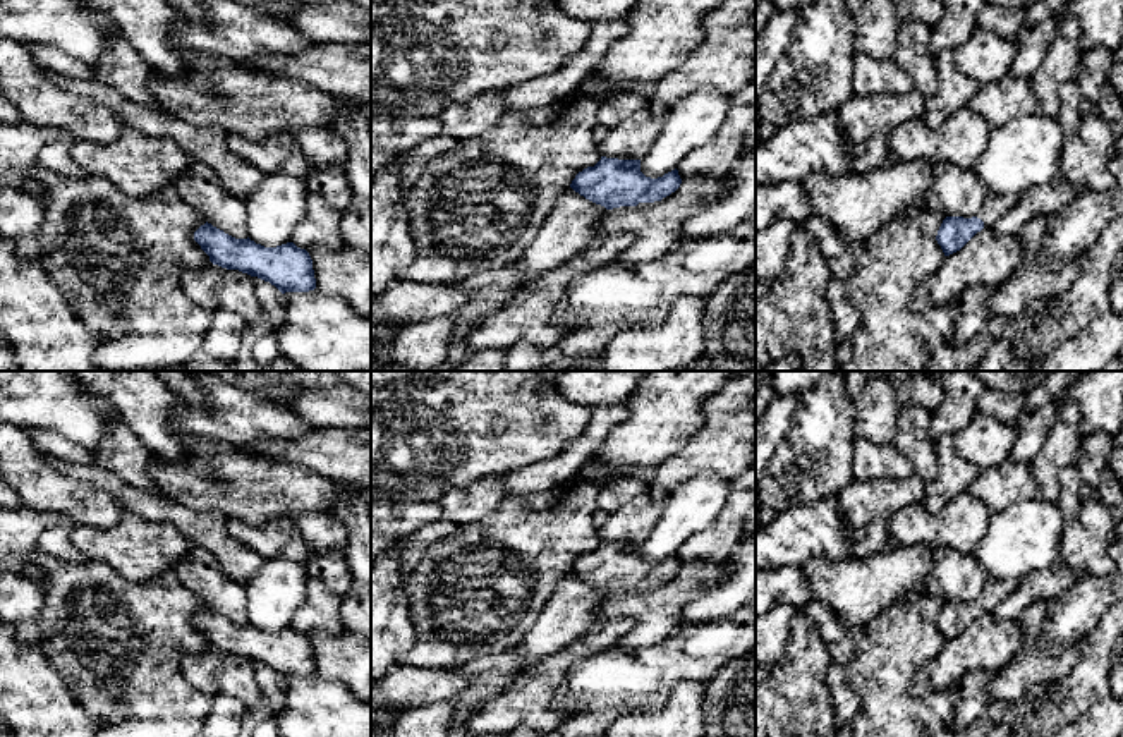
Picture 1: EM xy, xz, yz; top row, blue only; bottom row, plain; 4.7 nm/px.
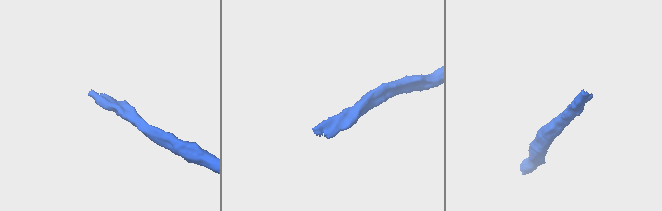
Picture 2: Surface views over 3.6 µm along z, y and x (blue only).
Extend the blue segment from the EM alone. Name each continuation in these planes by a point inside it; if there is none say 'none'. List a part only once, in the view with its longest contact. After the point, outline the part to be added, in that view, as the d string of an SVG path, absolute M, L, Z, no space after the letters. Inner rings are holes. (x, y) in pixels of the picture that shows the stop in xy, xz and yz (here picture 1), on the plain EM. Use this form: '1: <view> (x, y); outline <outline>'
1: yz (995, 591); outline M986 579L984 589L975 600L984 606L984 612L994 612L999 603L1015 591L1018 581L1008 579Z

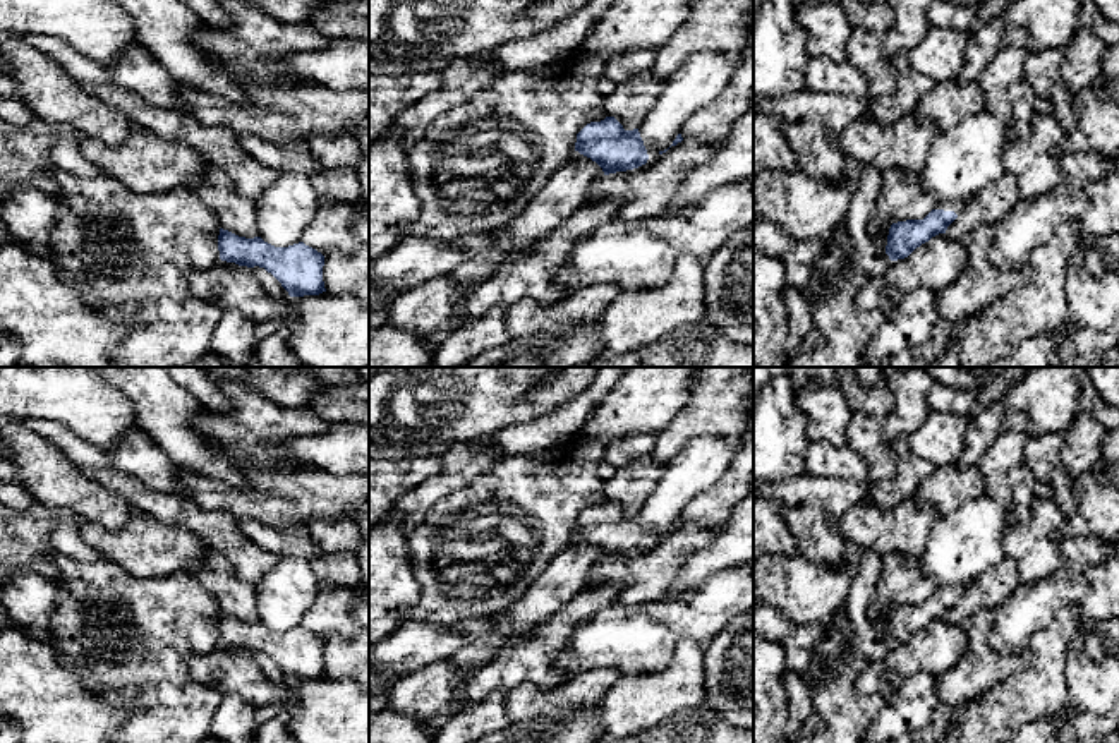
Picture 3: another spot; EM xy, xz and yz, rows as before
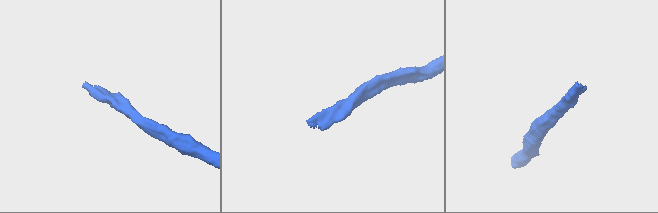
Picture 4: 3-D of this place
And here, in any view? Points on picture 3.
1: yz (956, 591); outline M941 585L934 594L954 595L958 601L965 594L965 585Z

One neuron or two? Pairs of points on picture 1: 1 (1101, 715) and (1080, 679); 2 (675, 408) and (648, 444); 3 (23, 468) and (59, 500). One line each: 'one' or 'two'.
1: two
2: one
3: one

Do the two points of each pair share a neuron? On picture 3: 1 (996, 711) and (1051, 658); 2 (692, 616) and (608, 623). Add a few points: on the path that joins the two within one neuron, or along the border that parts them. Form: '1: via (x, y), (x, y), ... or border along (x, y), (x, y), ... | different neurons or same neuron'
1: via (1010, 700), (1039, 671) | same neuron
2: via (671, 630), (629, 632) | same neuron

